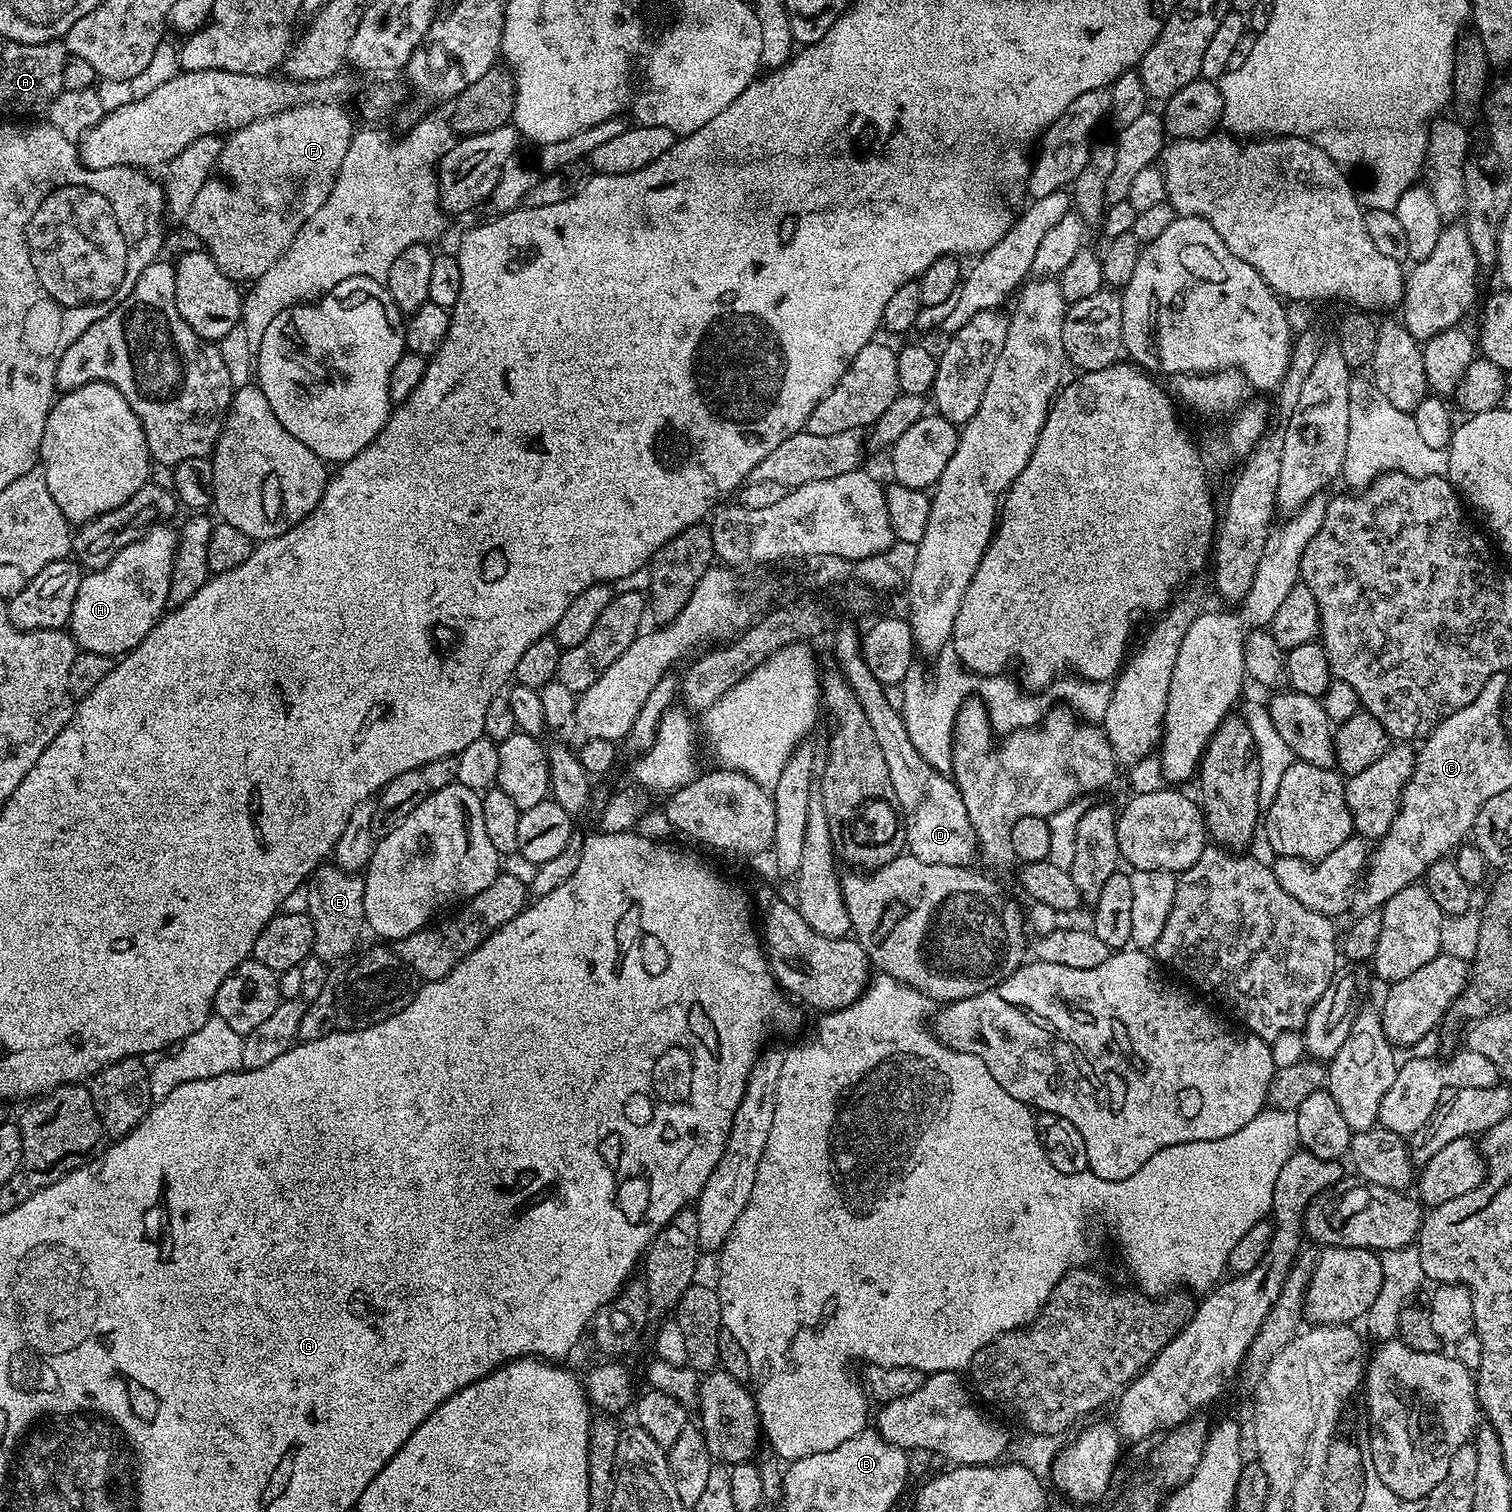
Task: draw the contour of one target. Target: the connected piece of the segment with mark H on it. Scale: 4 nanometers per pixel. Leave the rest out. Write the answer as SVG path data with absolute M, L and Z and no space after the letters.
M164 522L151 525L149 536L125 543L104 568L89 571L78 586L70 621L70 635L83 651L119 658L134 650L168 608L172 559L178 532Z

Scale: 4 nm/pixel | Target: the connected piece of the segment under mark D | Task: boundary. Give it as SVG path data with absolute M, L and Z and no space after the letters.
M959 789L948 796L932 792L932 796L920 802L915 810L916 817L913 818L908 832L906 828L906 840L908 836L908 844L912 847L908 848L915 859L925 860L927 864L945 864L955 868L971 865L971 860L977 859L974 827L967 817L966 806Z

